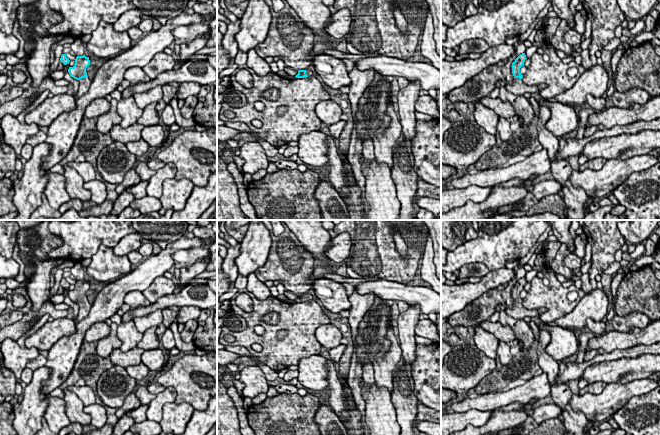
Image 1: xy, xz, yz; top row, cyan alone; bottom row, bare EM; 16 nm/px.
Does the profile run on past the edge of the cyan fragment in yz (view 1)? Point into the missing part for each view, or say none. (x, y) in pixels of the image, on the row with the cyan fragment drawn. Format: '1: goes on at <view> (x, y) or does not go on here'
1: goes on at yz (517, 87)

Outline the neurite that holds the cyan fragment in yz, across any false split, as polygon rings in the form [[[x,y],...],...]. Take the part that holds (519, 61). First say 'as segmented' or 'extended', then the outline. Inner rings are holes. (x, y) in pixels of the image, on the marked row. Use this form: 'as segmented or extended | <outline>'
extended | [[[525,53],[520,54],[515,61],[512,63],[512,74],[514,76],[514,81],[512,83],[505,83],[505,88],[513,93],[514,95],[523,95],[525,92],[529,93],[538,93],[547,87],[545,83],[541,83],[539,85],[526,85],[522,78],[523,75],[520,73],[520,68],[524,66],[524,62],[526,60]]]

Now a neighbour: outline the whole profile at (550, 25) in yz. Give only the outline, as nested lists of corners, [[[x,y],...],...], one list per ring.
[[[547,15],[540,21],[543,22],[543,28],[545,29],[545,39],[544,42],[551,44],[551,40],[556,32],[558,25],[561,22],[559,17],[548,18]]]

